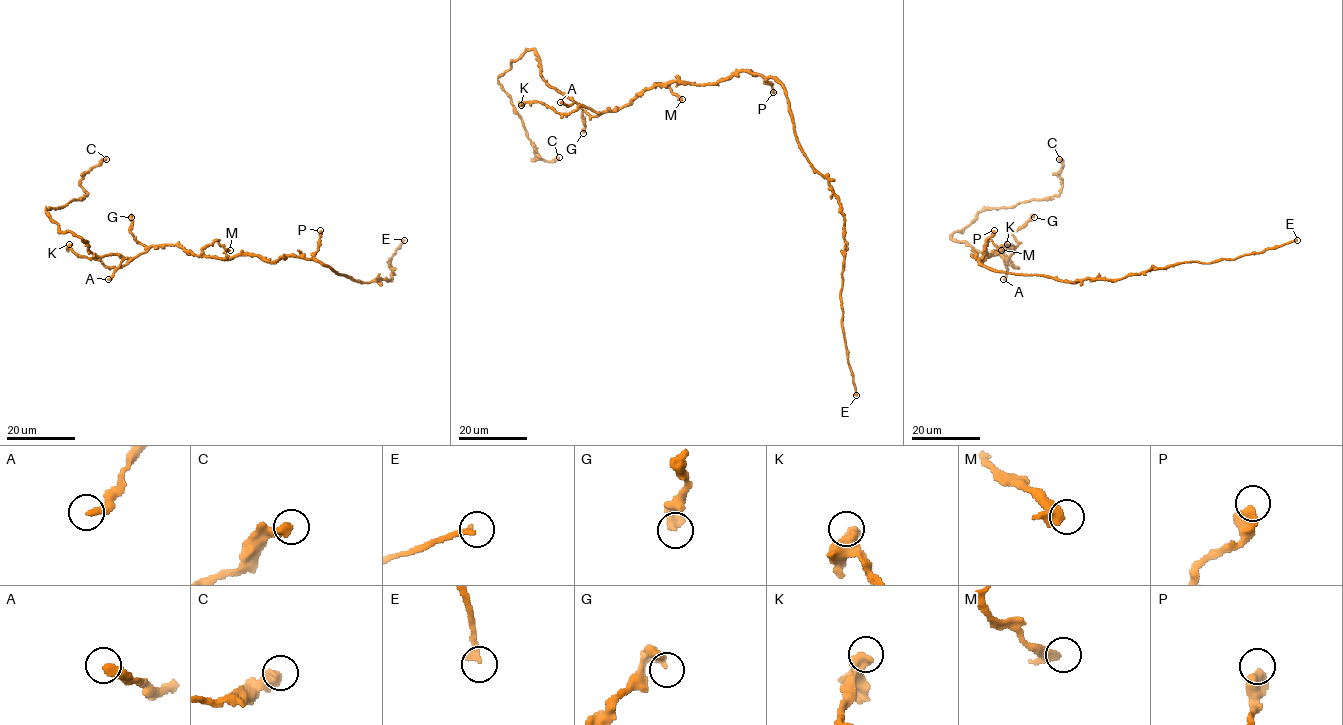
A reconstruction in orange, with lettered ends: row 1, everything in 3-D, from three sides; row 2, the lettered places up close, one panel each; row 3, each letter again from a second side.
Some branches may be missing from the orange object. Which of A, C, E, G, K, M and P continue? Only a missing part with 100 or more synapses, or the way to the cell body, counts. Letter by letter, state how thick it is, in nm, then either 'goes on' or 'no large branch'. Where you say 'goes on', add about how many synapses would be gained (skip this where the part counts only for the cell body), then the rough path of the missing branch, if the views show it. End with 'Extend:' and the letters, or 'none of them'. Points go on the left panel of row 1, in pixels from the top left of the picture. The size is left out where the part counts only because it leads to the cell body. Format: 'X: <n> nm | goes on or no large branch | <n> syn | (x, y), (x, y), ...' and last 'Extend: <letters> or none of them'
A: 320 nm | no large branch
C: 440 nm | no large branch
E: 240 nm | goes on | 250 syn | (404, 240), (382, 124), (362, 94), (383, 77), (377, 49), (426, 45)
G: 260 nm | no large branch
K: 600 nm | no large branch
M: 340 nm | no large branch
P: 500 nm | no large branch
Extend: E

